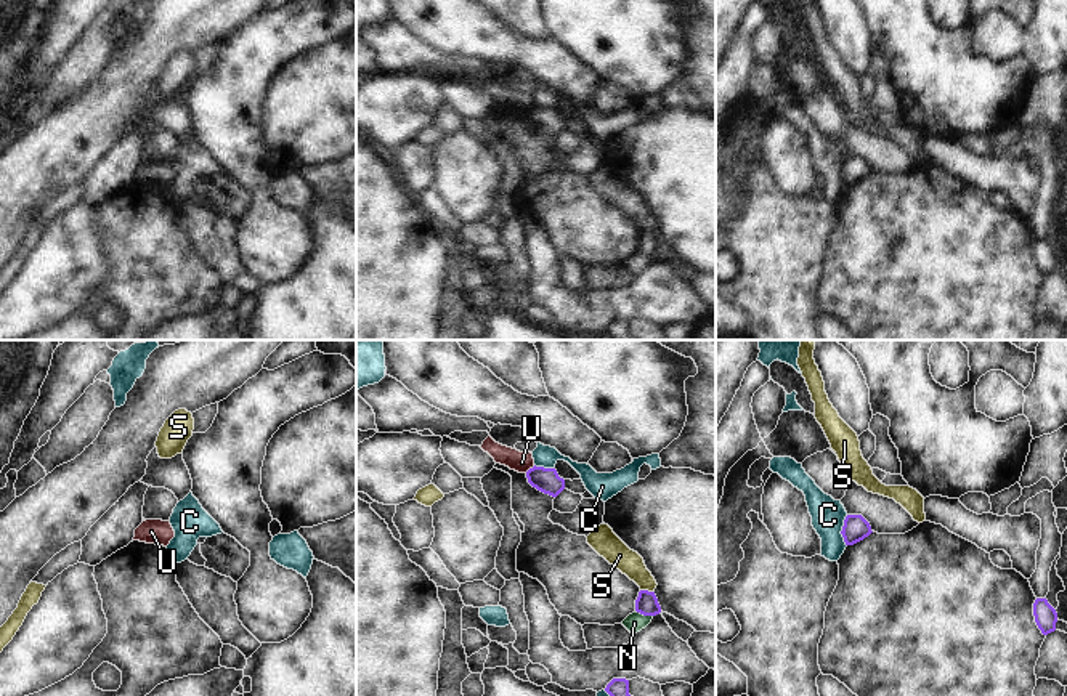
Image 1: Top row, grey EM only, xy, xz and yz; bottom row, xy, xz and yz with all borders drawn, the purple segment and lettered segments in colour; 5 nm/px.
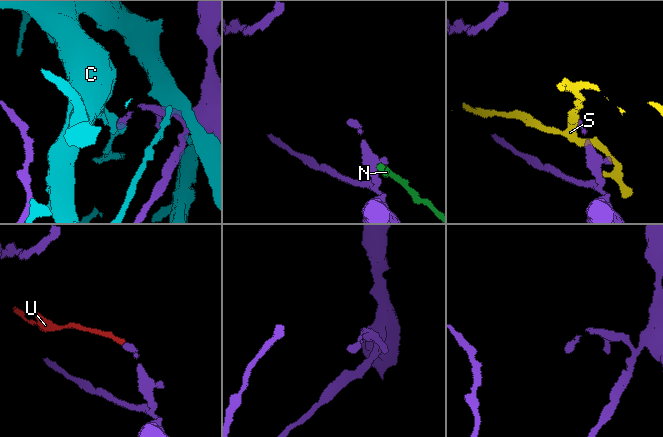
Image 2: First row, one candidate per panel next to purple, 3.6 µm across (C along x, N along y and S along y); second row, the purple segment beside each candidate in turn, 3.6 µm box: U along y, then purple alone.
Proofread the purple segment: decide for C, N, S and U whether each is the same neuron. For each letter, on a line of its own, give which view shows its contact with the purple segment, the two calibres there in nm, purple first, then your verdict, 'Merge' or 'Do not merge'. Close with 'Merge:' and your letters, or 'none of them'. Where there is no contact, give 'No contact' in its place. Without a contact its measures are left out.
C: Touches purple in yz. Thickness 130 nm (purple) against 170 nm. Do not merge
N: Touches purple in xz. Thickness 110 nm (purple) against 100 nm. Do not merge
S: Touches purple in xz. Thickness 110 nm (purple) against 120 nm. Do not merge
U: Touches purple in xz. Thickness 130 nm (purple) against 100 nm. Do not merge
Merge: none of them

